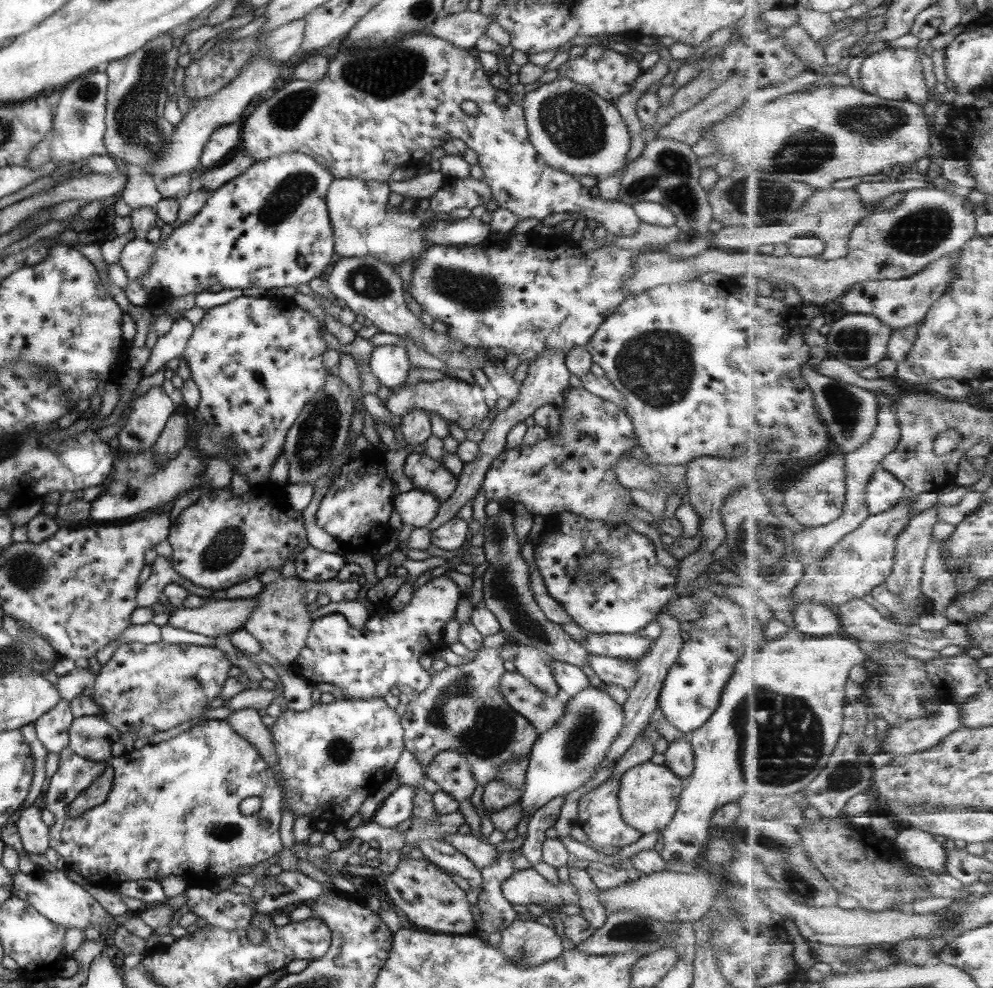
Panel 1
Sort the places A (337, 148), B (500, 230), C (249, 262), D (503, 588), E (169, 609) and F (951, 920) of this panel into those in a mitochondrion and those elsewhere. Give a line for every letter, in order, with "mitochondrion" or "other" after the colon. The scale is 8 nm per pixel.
A: other
B: other
C: other
D: mitochondrion
E: other
F: other

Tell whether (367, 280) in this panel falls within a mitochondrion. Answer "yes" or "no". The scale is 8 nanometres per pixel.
yes

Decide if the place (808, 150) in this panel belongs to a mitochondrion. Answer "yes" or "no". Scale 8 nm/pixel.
yes

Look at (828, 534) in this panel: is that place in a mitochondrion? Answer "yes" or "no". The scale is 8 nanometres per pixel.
no

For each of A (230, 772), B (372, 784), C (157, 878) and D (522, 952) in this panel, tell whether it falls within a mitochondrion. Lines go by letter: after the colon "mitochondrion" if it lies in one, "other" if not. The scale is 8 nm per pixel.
A: other
B: other
C: other
D: mitochondrion

